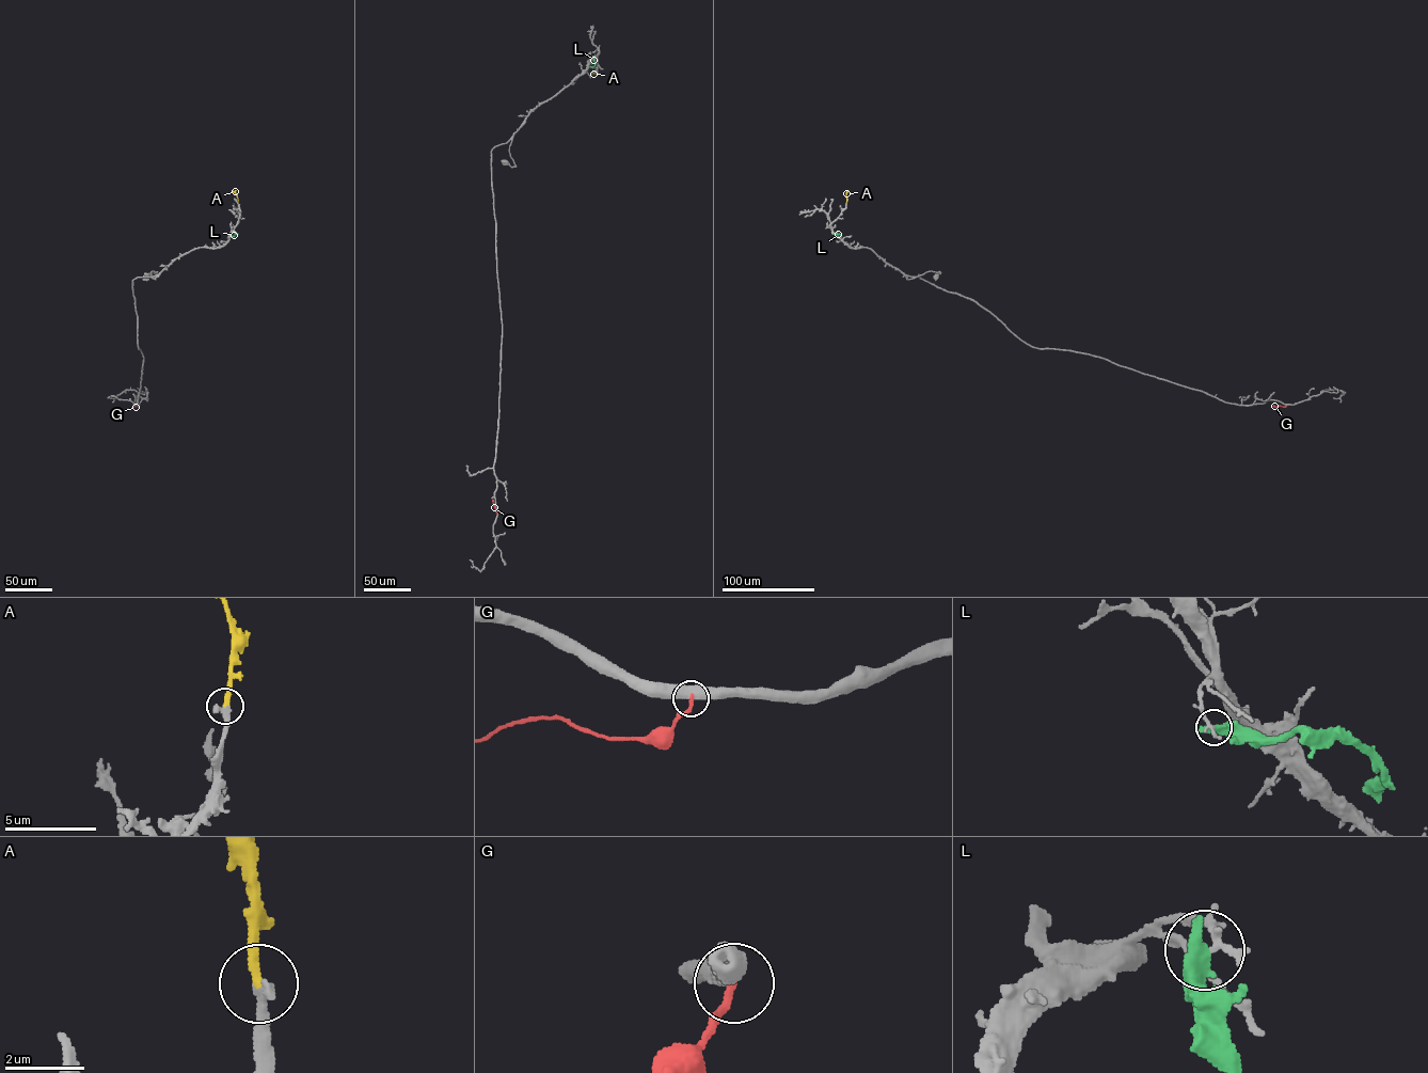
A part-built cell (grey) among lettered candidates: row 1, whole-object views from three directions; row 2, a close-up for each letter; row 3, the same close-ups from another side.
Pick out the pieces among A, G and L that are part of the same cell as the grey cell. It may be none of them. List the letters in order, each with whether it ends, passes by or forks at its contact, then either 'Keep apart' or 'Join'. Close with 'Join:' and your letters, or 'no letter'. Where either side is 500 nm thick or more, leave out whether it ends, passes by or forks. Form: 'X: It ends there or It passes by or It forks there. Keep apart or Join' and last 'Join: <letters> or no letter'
A: It ends there. Join
G: Keep apart
L: Keep apart
Join: A

